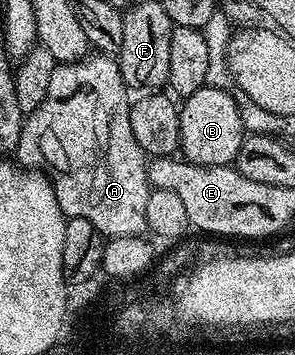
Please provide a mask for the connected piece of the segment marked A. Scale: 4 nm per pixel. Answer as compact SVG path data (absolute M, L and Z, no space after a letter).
M101 53L87 54L84 59L77 59L74 63L59 63L55 66L52 77L48 81L48 93L44 93L44 101L40 101L37 109L29 112L25 116L22 125L22 140L18 142L18 149L16 152L17 158L22 158L21 162L26 165L34 165L38 158L41 157L51 171L48 171L48 178L52 189L56 193L56 201L60 205L62 214L67 219L83 219L84 221L92 221L92 225L96 225L96 229L103 237L115 239L116 237L132 237L133 235L142 235L146 231L146 218L144 217L144 209L148 203L148 197L152 190L150 182L148 181L148 173L146 168L148 166L148 156L146 152L140 149L140 145L136 141L136 137L132 137L132 121L130 120L130 104L132 102L131 96L128 94L126 82L122 80L122 74L118 68L117 58Z

